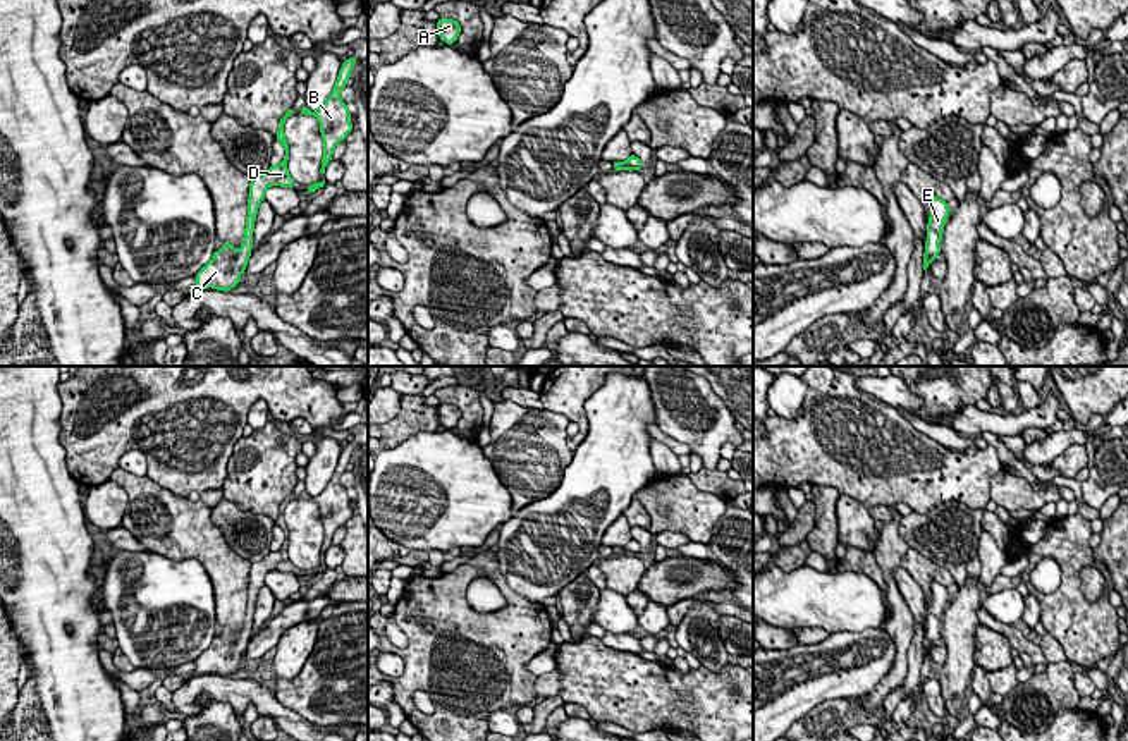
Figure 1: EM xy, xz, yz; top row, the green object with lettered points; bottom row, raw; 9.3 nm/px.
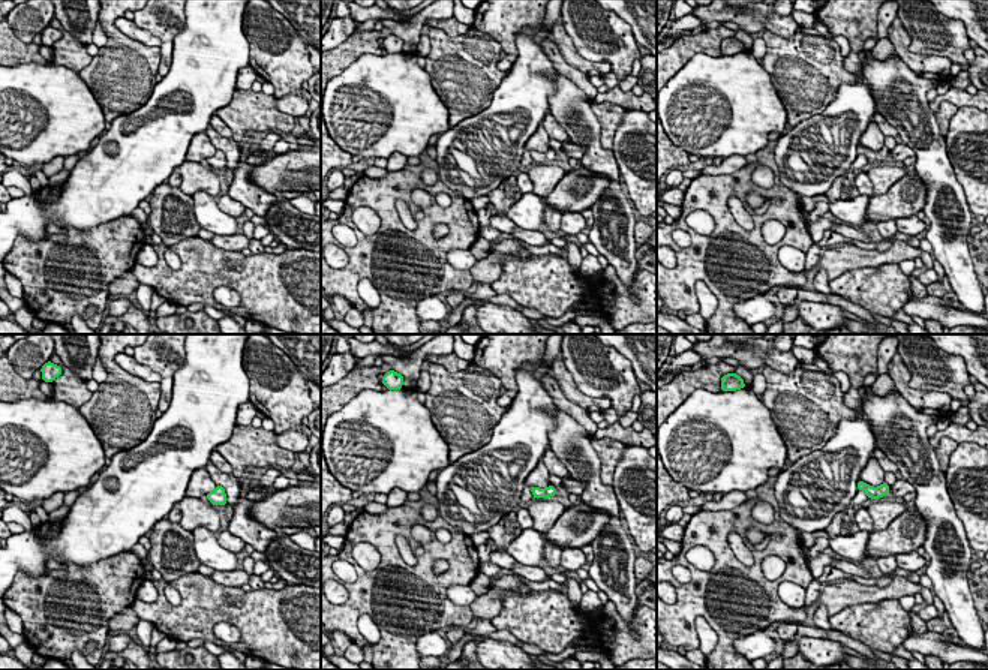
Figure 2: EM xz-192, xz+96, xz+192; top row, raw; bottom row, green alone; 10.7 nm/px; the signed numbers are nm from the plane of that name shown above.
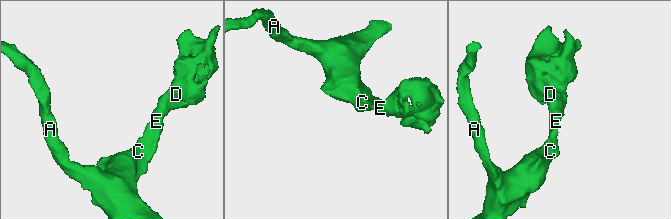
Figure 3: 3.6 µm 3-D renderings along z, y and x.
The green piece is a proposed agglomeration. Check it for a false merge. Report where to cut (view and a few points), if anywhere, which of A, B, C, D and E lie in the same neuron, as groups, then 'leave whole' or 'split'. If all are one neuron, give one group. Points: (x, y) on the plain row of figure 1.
no cut | A B C D E | leave whole

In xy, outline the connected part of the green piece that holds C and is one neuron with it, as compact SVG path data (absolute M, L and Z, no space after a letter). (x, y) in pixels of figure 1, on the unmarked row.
M294 493L287 495L279 507L277 526L282 528L285 540L280 550L270 550L270 554L254 564L249 569L249 585L248 585L248 603L246 615L241 634L236 636L230 628L224 628L220 636L215 636L212 646L206 648L194 662L196 669L189 674L206 674L213 672L218 676L230 676L239 669L241 660L246 657L246 650L253 634L253 615L260 588L265 585L265 576L270 571L294 573L294 564L289 560L287 545L289 545L289 530L284 519L285 504L296 499Z

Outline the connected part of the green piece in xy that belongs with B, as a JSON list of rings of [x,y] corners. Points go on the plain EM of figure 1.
[[[349,442],[347,447],[342,449],[335,471],[322,493],[311,497],[304,490],[299,495],[299,499],[315,500],[320,507],[322,524],[325,531],[320,554],[322,559],[325,559],[325,552],[332,545],[335,530],[344,526],[346,521],[352,516],[352,509],[349,507],[351,499],[347,495],[347,490],[340,485],[340,476],[346,473],[346,468],[351,462],[354,449],[354,442]]]

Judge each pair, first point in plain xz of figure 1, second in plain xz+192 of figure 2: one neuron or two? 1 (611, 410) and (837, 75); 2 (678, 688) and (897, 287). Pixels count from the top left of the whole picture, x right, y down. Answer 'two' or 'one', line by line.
1: two
2: one

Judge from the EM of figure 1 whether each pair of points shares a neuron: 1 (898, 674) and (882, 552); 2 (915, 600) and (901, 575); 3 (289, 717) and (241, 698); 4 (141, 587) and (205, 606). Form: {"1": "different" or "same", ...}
{"1": "same", "2": "same", "3": "same", "4": "same"}

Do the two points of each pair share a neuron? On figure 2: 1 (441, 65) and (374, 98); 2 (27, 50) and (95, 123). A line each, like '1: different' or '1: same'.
1: different
2: different

